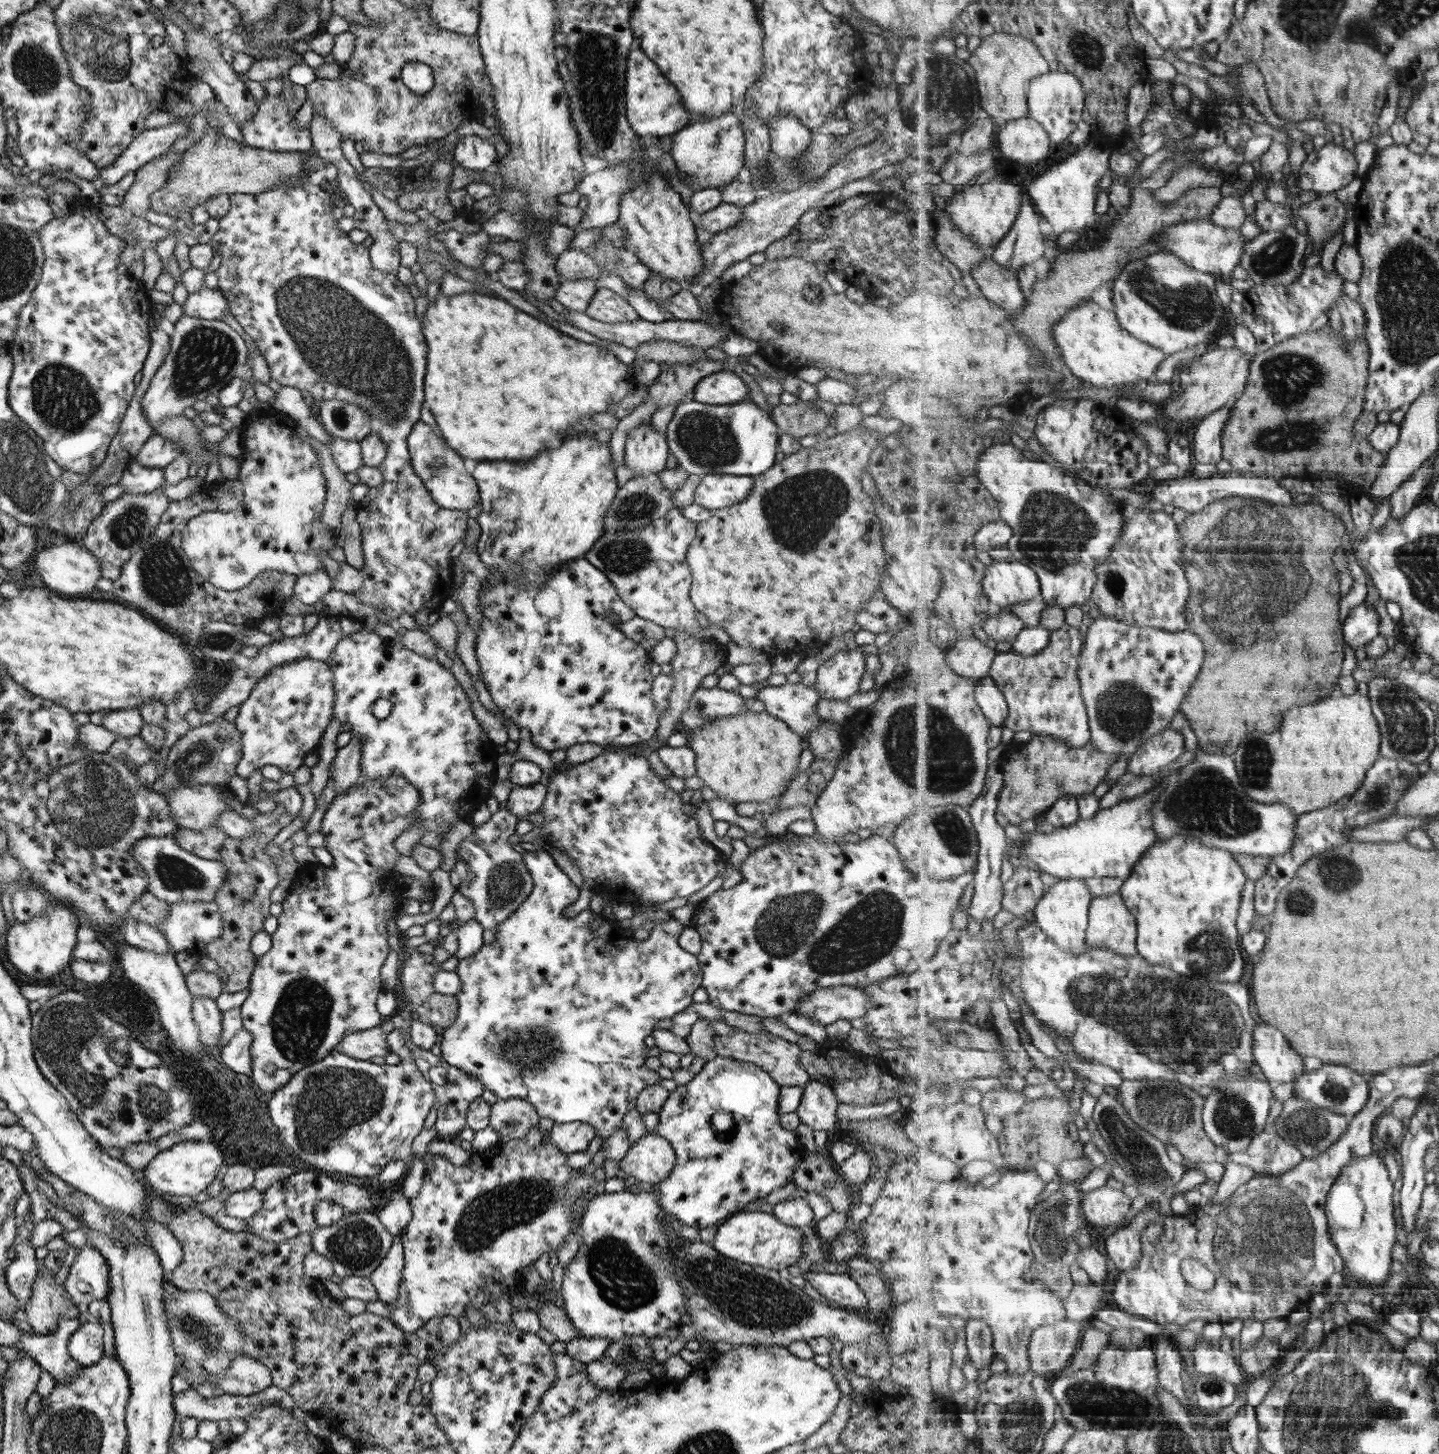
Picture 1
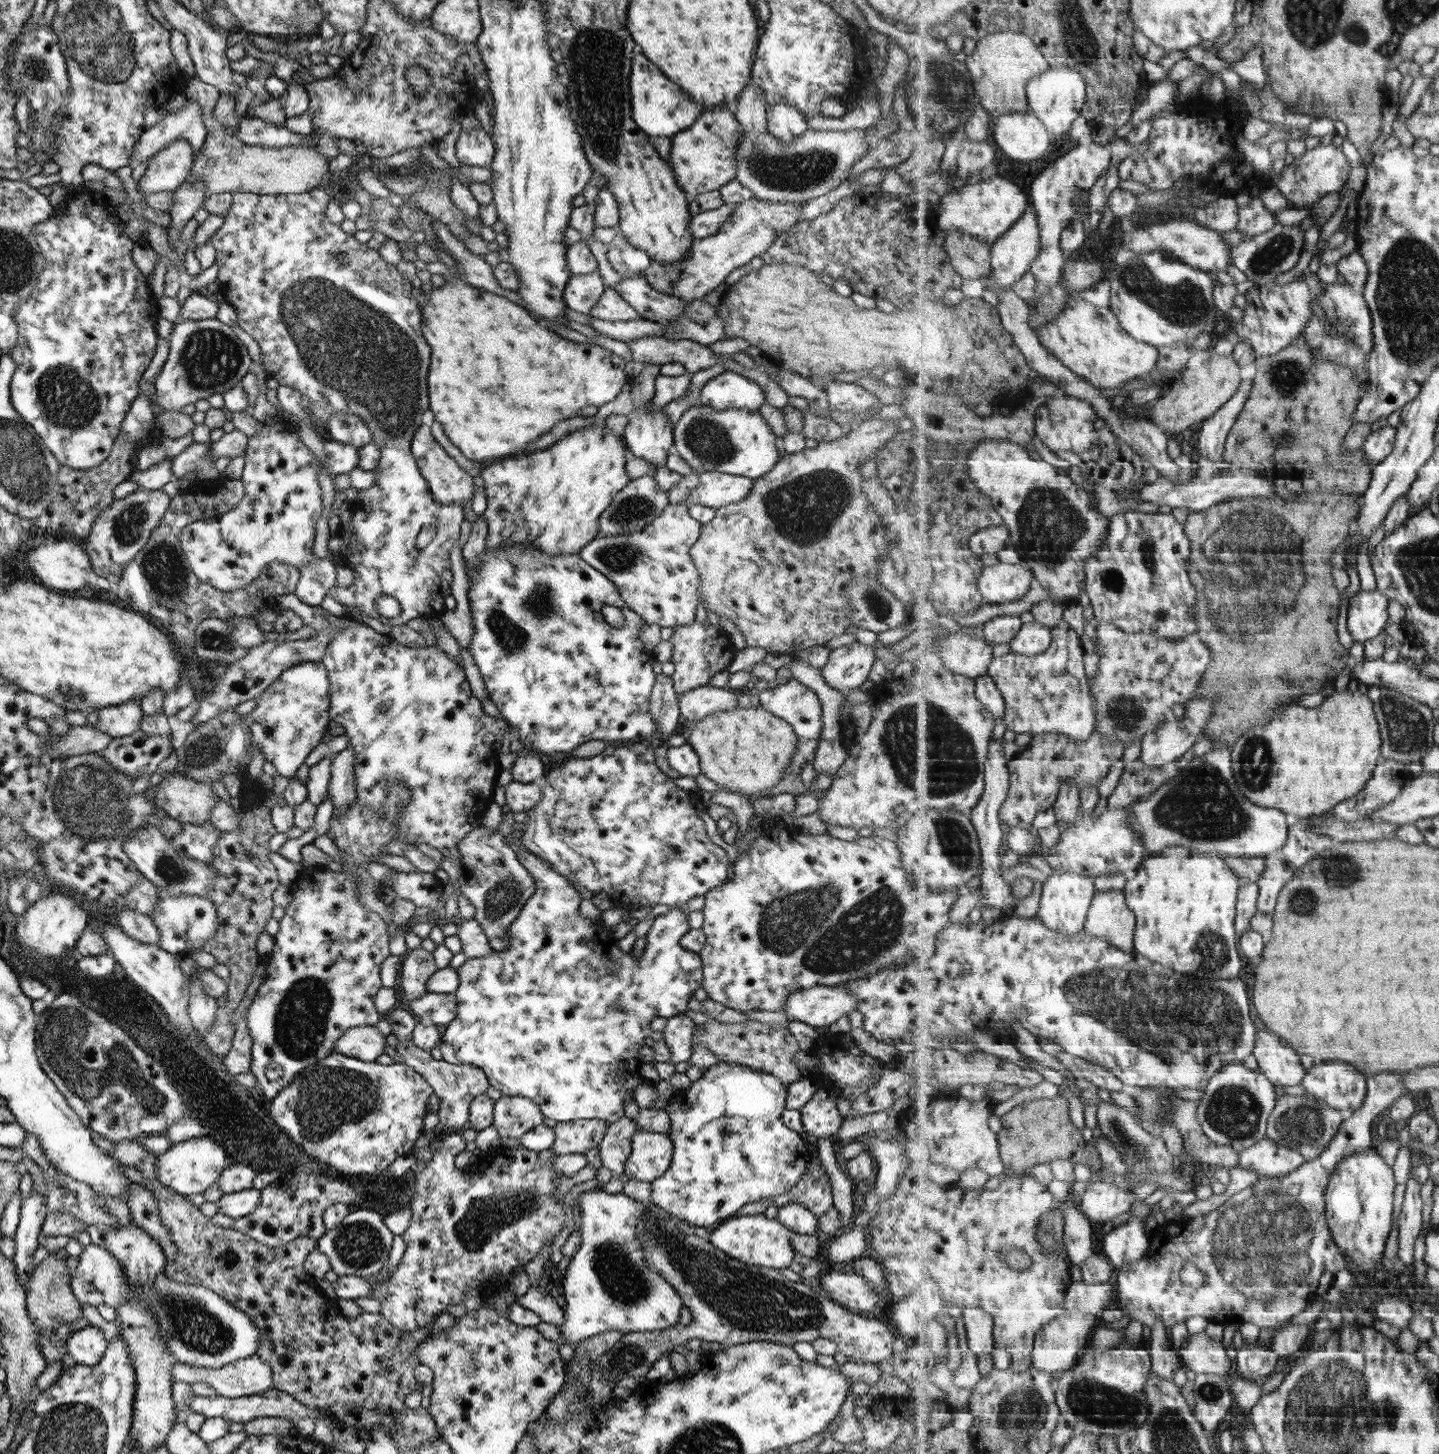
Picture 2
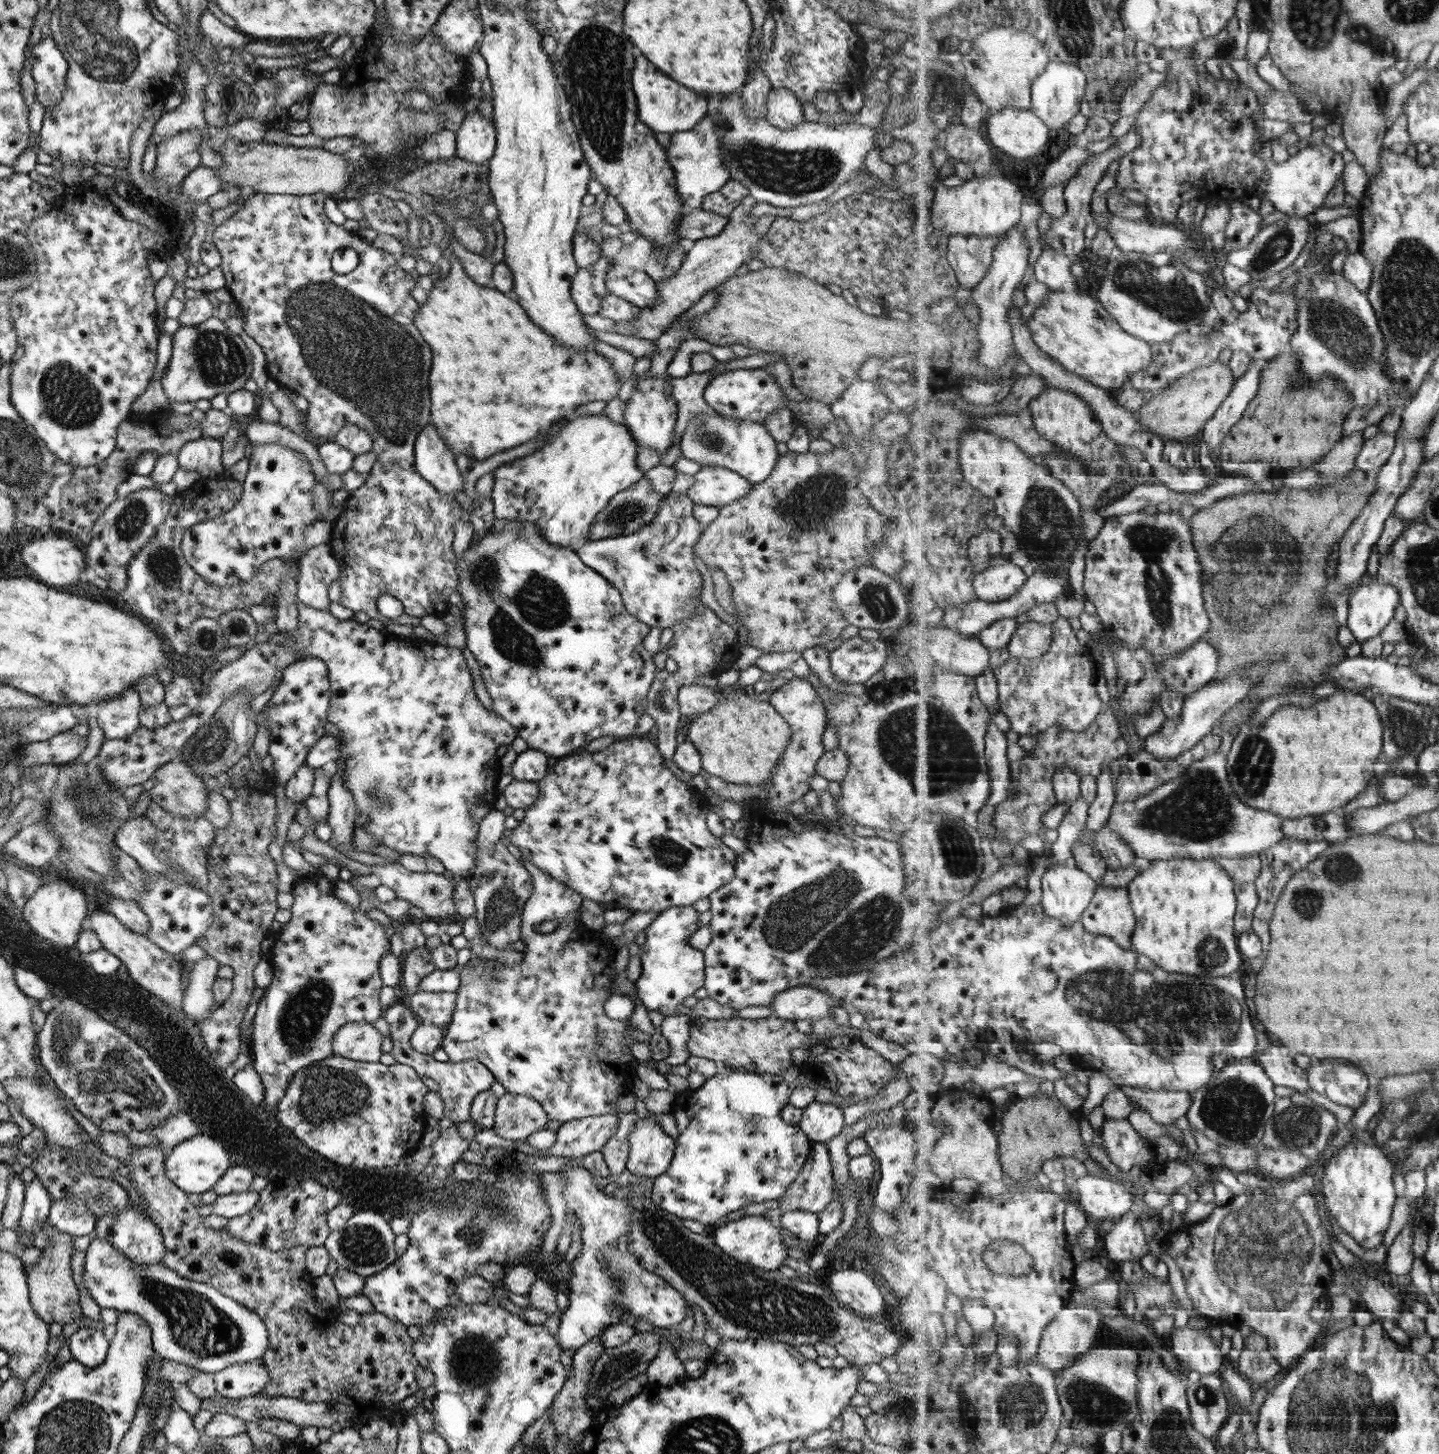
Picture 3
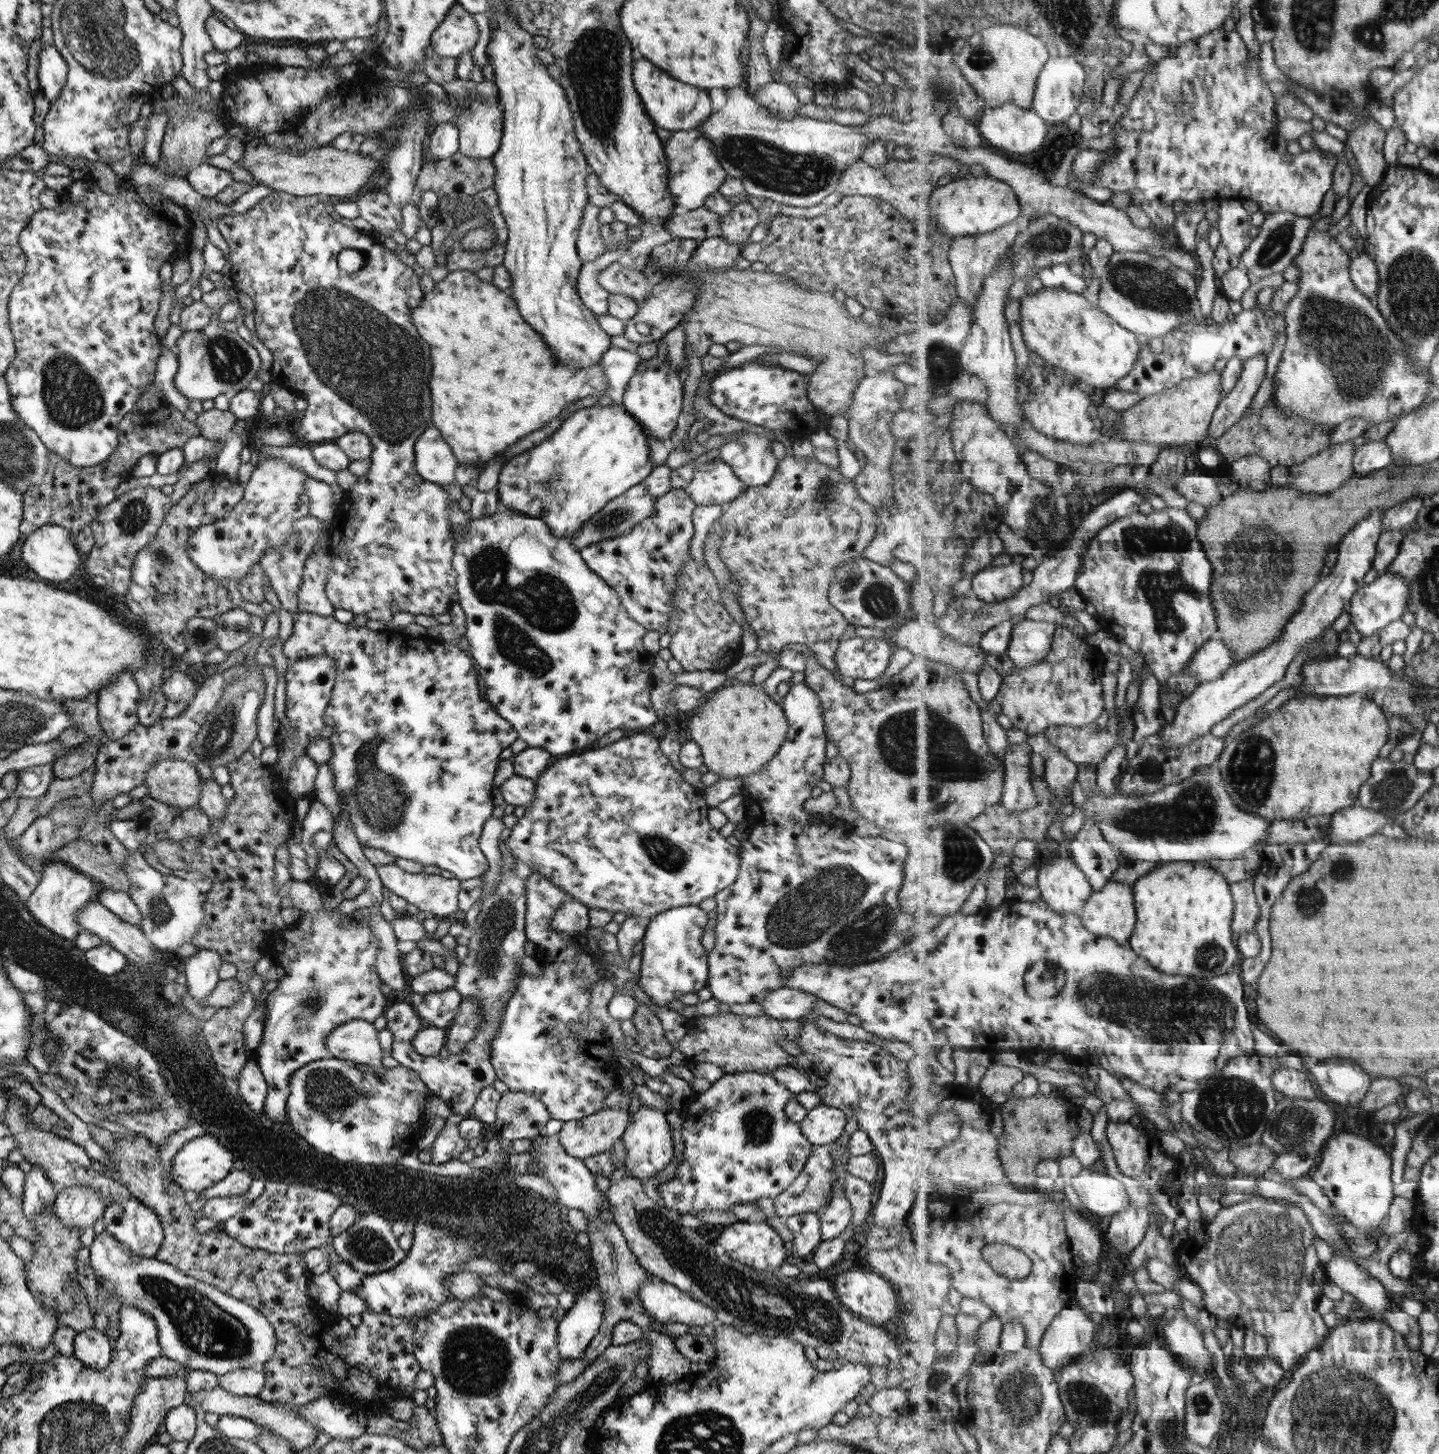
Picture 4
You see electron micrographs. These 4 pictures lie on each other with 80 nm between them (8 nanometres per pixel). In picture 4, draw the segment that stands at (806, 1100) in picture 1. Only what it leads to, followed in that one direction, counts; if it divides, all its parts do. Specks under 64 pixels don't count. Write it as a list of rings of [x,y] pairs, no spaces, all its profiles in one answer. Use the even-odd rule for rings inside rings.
[[[827,1105],[814,1106],[798,1124],[801,1134],[812,1145],[827,1145],[842,1134],[846,1114]]]

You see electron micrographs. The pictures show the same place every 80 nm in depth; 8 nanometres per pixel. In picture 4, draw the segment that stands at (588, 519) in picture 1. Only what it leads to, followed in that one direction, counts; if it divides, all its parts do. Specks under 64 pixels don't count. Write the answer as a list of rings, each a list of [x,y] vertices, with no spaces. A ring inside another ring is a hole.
[[[595,404],[590,407],[577,409],[571,417],[563,416],[561,424],[549,438],[533,446],[531,450],[512,457],[498,472],[497,489],[498,504],[507,510],[518,512],[521,516],[529,518],[538,518],[547,520],[547,516],[555,516],[571,498],[583,498],[581,500],[581,512],[577,514],[575,520],[567,522],[544,522],[550,533],[557,538],[567,538],[570,534],[575,534],[580,525],[598,510],[605,506],[613,497],[623,494],[625,490],[640,484],[649,474],[649,471],[655,467],[650,458],[648,458],[649,438],[644,435],[644,430],[640,424],[625,412],[623,406],[611,404],[605,407],[599,407]]]

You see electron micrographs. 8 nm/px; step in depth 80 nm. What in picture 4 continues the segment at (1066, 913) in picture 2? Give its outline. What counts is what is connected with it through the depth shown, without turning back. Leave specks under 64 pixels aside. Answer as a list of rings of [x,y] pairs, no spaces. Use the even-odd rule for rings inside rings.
[[[1071,857],[1053,858],[1051,863],[1045,862],[1038,869],[1037,886],[1041,892],[1041,898],[1049,903],[1055,912],[1079,912],[1088,904],[1088,900],[1094,893],[1093,887],[1086,874],[1078,867]]]

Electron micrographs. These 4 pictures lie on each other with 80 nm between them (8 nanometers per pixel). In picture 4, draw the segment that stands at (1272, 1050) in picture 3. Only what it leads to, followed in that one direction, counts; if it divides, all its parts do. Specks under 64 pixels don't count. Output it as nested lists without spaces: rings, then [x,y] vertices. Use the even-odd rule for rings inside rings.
[[[1281,1067],[1275,1069],[1272,1078],[1274,1088],[1284,1094],[1285,1097],[1301,1097],[1309,1100],[1317,1096],[1317,1087],[1311,1079],[1311,1074],[1307,1070],[1295,1070]]]

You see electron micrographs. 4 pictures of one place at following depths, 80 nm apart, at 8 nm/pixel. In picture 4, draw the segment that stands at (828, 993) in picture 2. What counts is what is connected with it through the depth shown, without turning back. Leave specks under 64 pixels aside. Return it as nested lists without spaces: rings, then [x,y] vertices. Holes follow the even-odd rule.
[[[785,986],[772,990],[759,1002],[761,1014],[775,1020],[802,1020],[813,1014],[814,1003],[818,998],[811,993]]]

